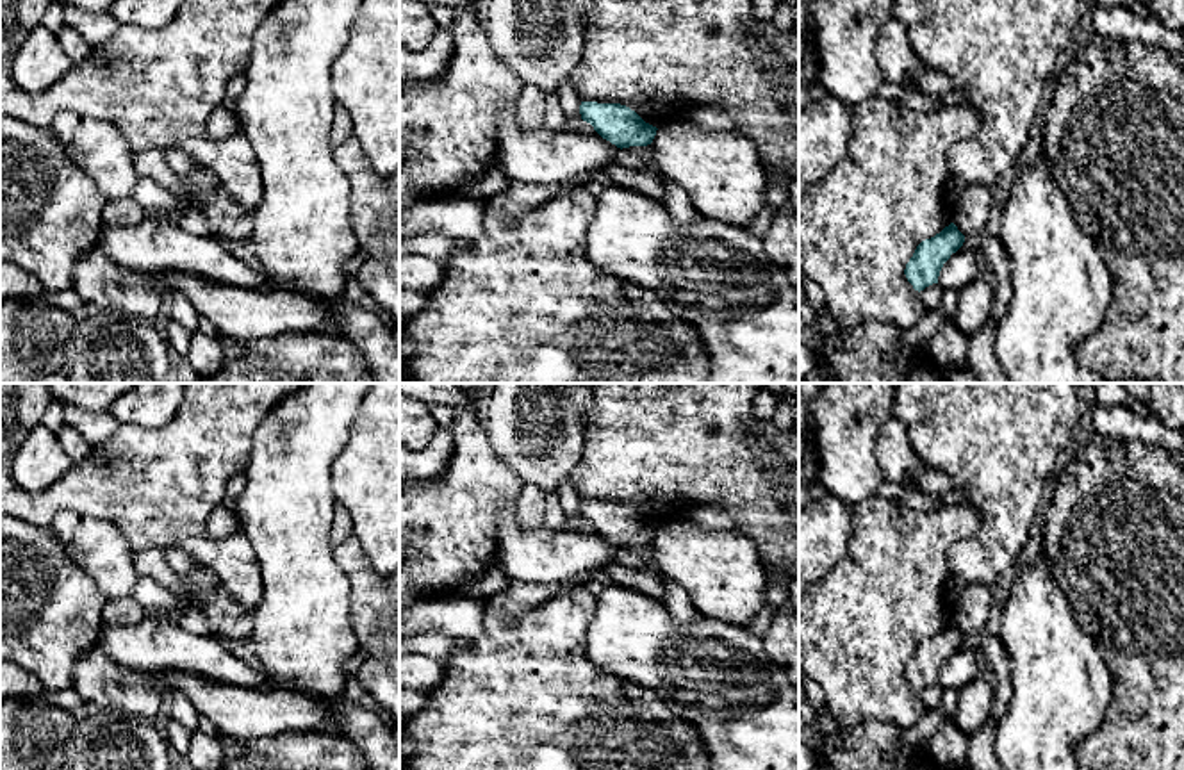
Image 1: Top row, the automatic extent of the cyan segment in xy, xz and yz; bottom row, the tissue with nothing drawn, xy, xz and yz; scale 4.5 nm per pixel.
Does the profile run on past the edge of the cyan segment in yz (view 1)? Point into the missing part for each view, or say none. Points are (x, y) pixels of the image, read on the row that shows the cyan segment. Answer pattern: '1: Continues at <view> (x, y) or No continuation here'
1: No continuation here

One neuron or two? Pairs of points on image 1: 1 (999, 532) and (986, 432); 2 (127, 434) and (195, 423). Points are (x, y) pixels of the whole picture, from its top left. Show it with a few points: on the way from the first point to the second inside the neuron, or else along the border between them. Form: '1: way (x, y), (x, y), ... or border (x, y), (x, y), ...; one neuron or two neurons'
1: way (999, 507), (999, 466), (990, 457); one neuron
2: way (143, 439), (173, 439), (179, 435); one neuron

